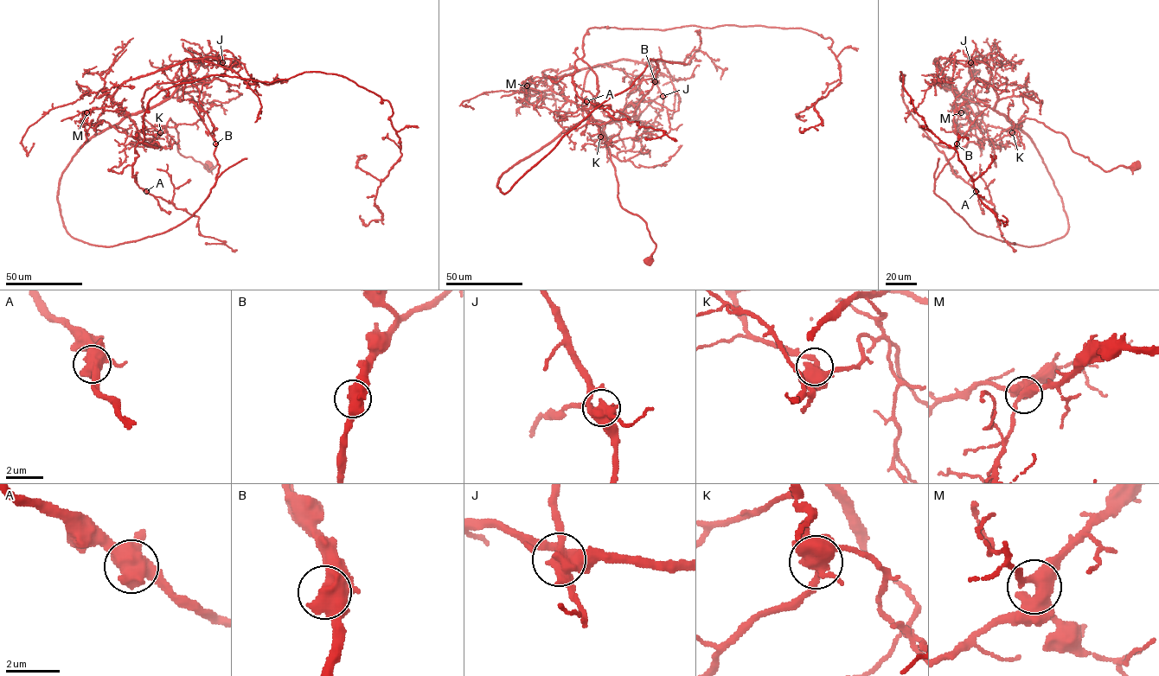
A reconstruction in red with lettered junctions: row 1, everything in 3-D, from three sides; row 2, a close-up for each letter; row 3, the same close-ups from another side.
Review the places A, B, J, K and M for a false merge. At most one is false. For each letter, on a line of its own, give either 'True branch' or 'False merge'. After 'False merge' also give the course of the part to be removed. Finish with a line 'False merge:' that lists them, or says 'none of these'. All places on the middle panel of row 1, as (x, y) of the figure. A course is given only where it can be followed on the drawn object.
A: True branch
B: True branch
J: False merge. Course of the part to remove: (662, 96), (637, 115), (621, 113), (639, 79), (655, 83), (659, 69), (650, 60), (557, 144)
K: True branch
M: True branch
False merge: J

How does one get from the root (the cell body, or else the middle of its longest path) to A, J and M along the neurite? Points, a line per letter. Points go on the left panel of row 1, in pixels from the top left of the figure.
A: (210, 164), (179, 153), (169, 117), (144, 140), (156, 148), (135, 149), (132, 174), (146, 192)
J: (210, 164), (208, 171), (179, 153), (169, 117), (143, 140), (112, 96), (125, 81), (187, 60), (222, 62)
M: (210, 164), (216, 166), (208, 171), (179, 153), (169, 117), (153, 138), (143, 140), (121, 103), (86, 112)

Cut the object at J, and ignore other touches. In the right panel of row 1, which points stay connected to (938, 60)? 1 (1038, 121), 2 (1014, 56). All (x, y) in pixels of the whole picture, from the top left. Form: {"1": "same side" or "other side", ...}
{"1": "same side", "2": "other side"}

